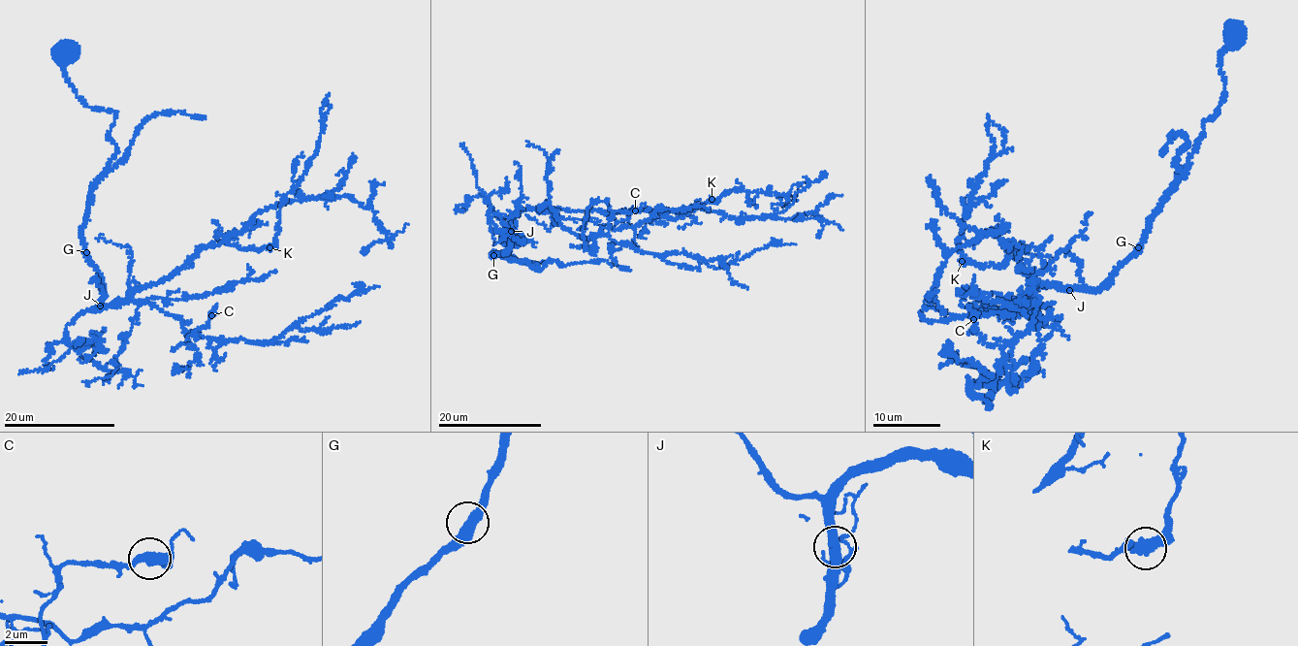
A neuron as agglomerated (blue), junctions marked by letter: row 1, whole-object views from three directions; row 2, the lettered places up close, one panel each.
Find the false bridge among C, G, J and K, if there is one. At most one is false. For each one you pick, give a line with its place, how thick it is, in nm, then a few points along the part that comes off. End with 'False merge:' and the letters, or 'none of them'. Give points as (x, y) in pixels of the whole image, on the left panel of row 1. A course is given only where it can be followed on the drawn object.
False merge: none of them

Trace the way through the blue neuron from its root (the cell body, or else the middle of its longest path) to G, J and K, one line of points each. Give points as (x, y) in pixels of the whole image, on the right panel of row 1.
G: (1230, 35), (1230, 47), (1219, 55), (1224, 91), (1218, 111), (1204, 122), (1189, 164), (1181, 171), (1138, 248)
J: (1230, 35), (1219, 55), (1218, 111), (1204, 122), (1189, 164), (1140, 248), (1097, 289), (1069, 290)
K: (1230, 35), (1219, 55), (1218, 111), (1140, 248), (1097, 289), (1031, 283), (1014, 250), (1000, 268), (962, 261)

